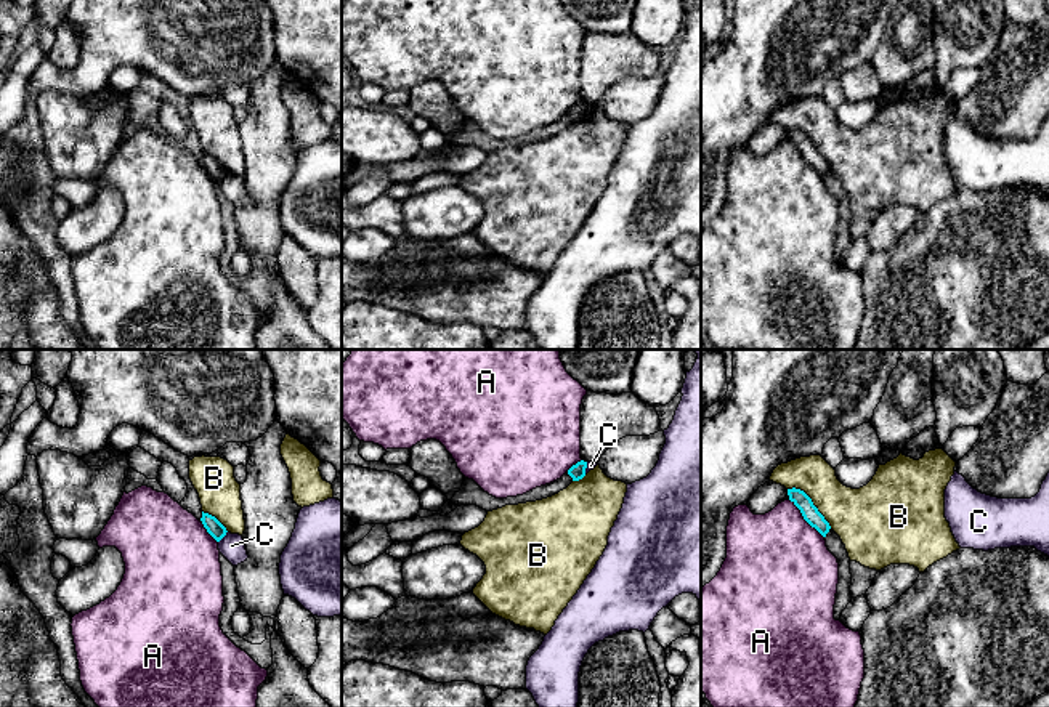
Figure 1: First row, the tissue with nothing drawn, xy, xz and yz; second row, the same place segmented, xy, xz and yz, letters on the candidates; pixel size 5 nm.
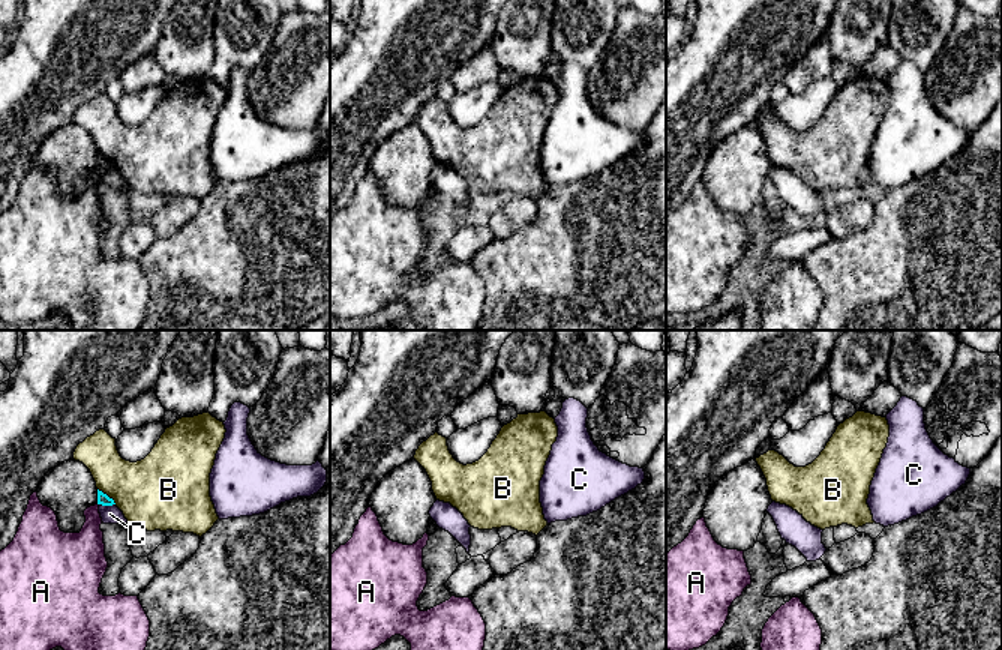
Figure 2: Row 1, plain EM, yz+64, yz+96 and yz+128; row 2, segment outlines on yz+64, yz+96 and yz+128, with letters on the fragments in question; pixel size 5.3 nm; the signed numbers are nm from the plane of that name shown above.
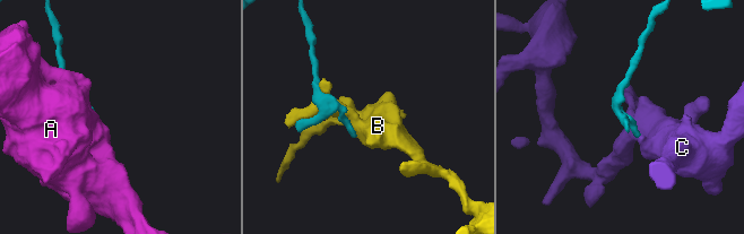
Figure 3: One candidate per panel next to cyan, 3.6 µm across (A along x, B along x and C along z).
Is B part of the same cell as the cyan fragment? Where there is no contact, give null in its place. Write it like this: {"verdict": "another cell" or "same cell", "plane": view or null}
{"verdict": "another cell", "plane": "yz"}

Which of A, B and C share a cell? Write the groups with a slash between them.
A / B / C

